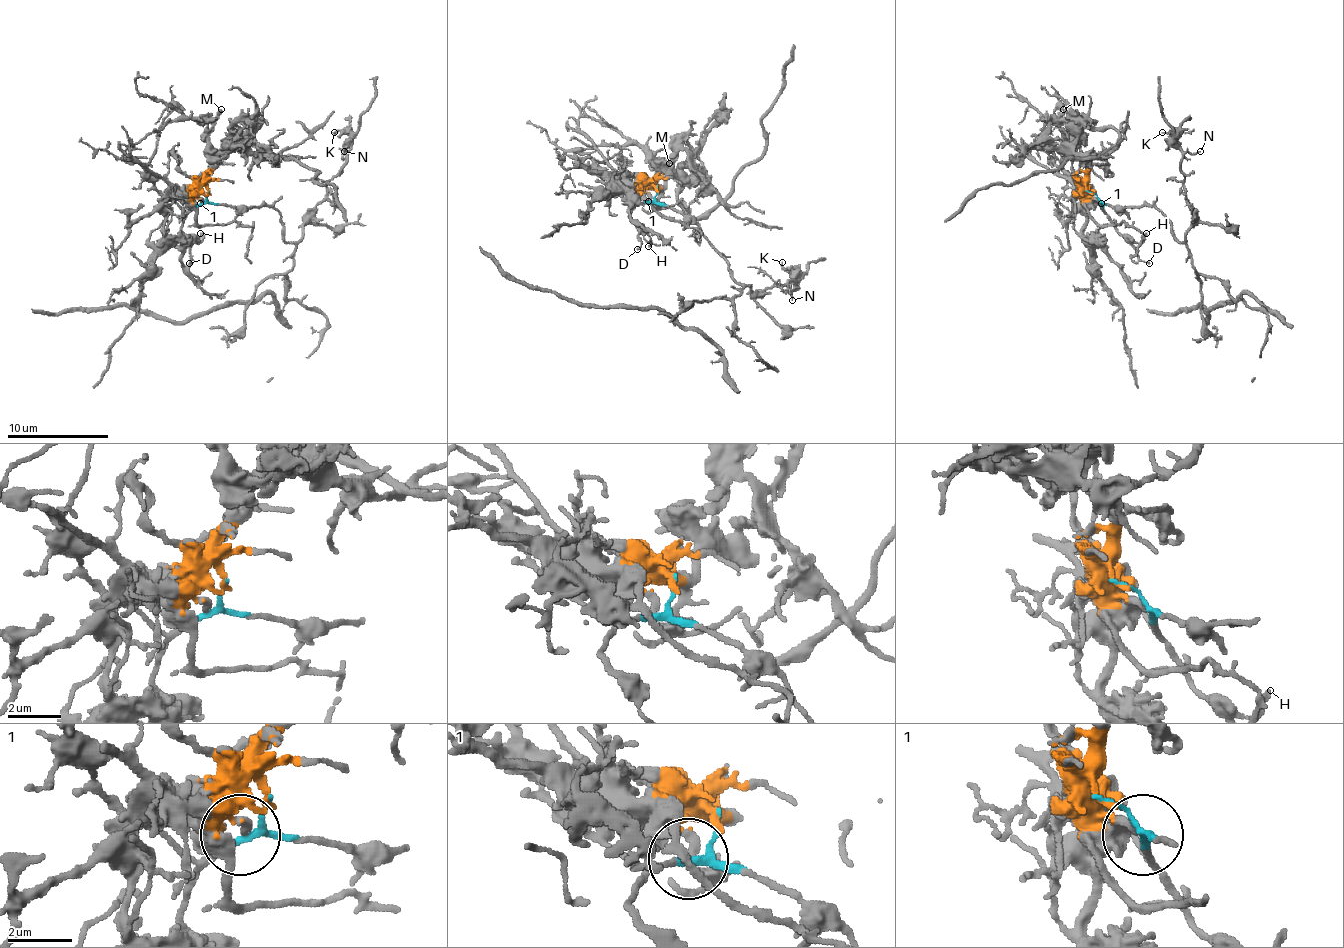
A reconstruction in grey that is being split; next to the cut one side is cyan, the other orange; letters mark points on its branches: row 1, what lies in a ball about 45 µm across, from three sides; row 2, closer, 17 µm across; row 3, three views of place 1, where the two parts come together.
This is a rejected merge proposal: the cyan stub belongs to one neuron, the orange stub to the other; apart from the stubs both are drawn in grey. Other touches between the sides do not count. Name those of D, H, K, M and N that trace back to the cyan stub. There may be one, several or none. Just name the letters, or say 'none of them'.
D, H, K, N

